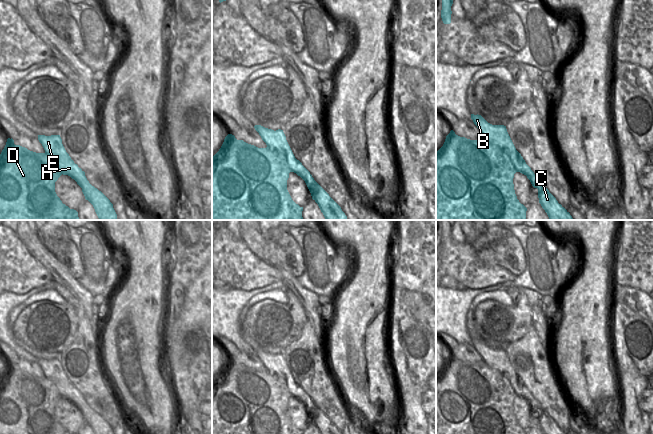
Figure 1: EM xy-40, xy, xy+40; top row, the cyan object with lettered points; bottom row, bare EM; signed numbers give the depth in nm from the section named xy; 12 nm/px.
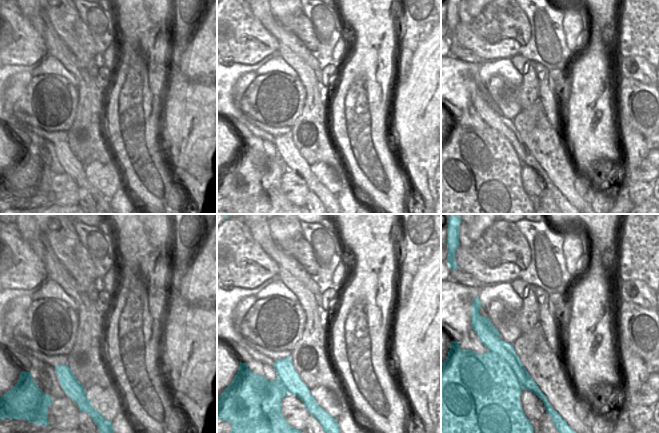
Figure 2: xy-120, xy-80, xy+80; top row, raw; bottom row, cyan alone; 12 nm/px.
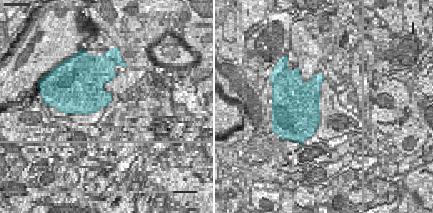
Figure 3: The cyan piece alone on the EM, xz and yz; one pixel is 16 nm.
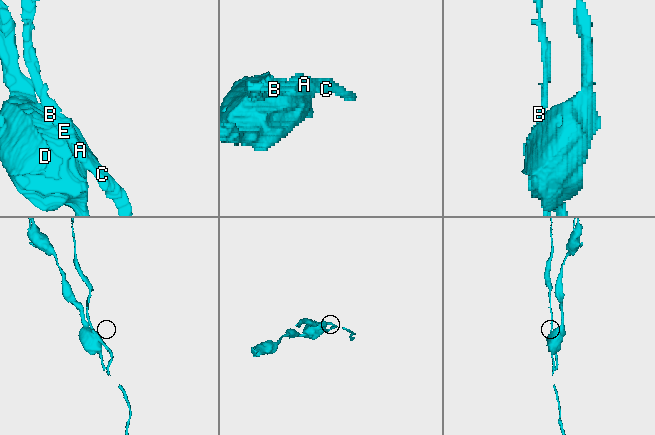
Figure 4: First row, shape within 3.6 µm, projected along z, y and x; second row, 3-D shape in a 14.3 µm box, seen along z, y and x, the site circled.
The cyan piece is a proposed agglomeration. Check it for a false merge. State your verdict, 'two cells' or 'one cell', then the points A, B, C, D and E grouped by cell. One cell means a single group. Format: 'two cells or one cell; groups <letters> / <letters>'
two cells; groups A B C E / D

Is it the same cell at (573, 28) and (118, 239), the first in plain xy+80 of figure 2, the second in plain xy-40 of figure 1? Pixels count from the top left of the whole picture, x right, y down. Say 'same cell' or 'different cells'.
different cells

